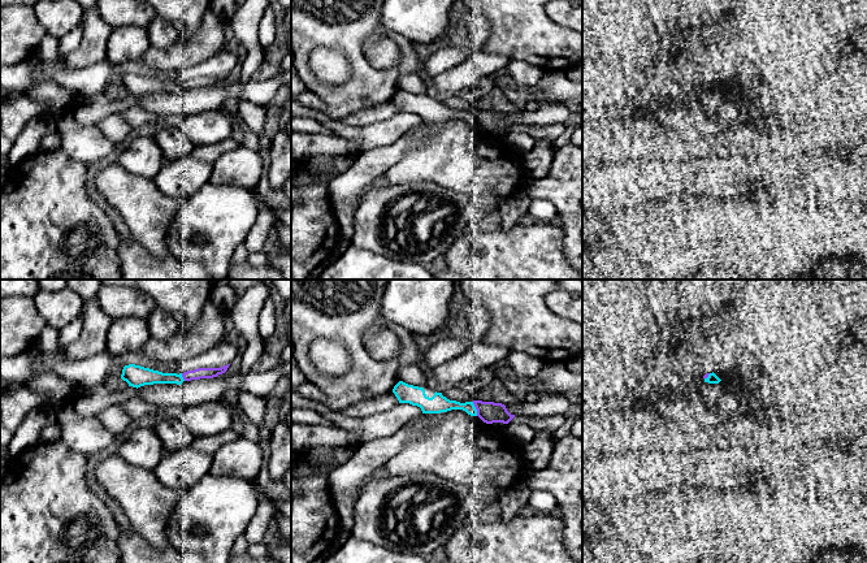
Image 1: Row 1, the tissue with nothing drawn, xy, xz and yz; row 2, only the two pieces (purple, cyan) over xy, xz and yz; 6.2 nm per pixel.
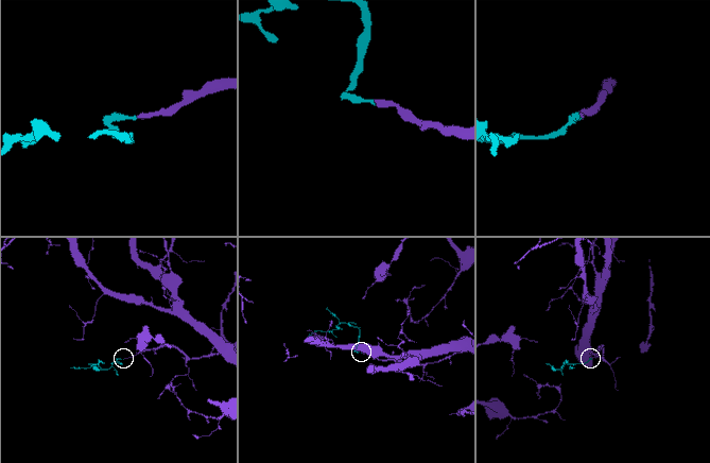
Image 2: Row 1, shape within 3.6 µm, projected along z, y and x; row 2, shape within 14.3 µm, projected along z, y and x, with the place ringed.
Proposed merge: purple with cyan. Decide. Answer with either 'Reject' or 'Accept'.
Reject

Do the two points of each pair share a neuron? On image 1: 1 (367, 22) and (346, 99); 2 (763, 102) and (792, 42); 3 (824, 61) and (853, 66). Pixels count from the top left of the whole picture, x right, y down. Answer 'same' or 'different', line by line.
1: same
2: same
3: different

